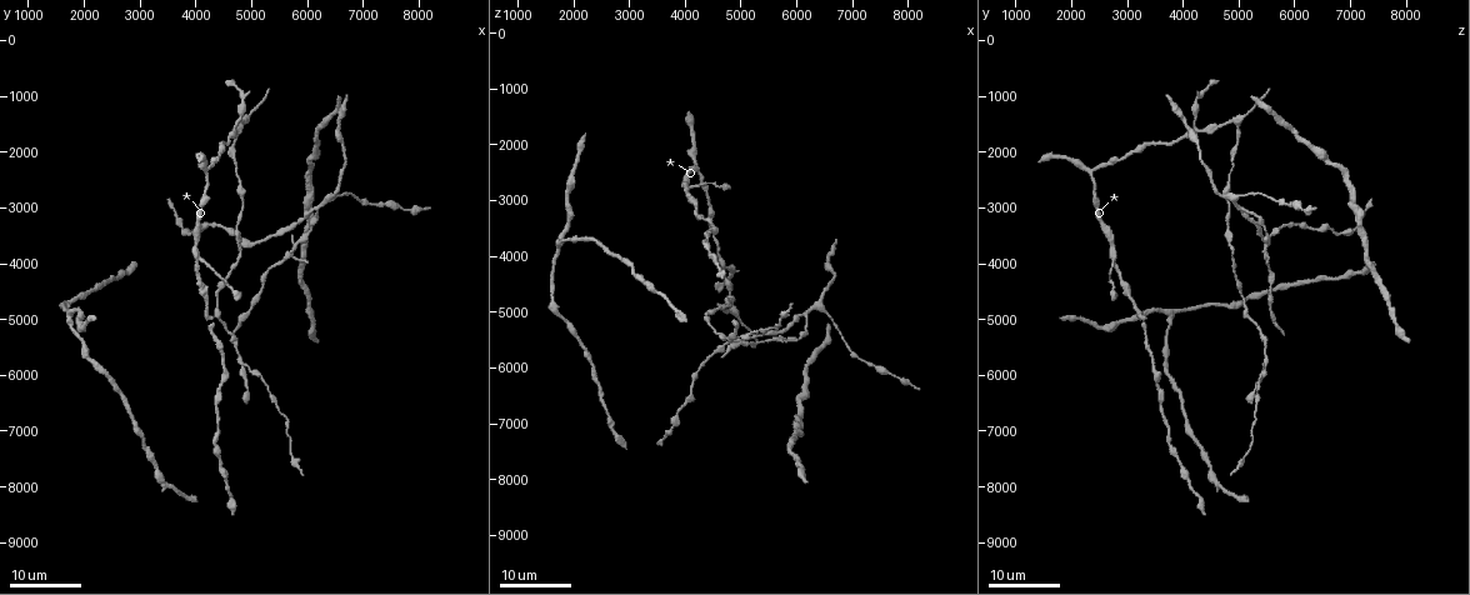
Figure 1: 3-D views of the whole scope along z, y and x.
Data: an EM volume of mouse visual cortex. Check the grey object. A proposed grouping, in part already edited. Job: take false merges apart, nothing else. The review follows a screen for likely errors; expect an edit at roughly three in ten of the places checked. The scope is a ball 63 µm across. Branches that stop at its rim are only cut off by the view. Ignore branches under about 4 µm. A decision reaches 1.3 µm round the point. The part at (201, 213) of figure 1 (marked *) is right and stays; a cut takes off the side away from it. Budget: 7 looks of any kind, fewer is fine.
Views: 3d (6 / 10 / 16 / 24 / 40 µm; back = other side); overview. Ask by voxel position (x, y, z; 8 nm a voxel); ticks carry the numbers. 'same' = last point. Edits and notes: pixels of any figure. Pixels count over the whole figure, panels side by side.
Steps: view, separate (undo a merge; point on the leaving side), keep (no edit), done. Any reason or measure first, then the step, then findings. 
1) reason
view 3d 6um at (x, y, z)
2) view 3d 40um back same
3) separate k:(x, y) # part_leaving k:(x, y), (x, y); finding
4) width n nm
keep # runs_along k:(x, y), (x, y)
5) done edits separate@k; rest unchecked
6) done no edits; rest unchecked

view 3d 24um at (4900, 5850, 5450)

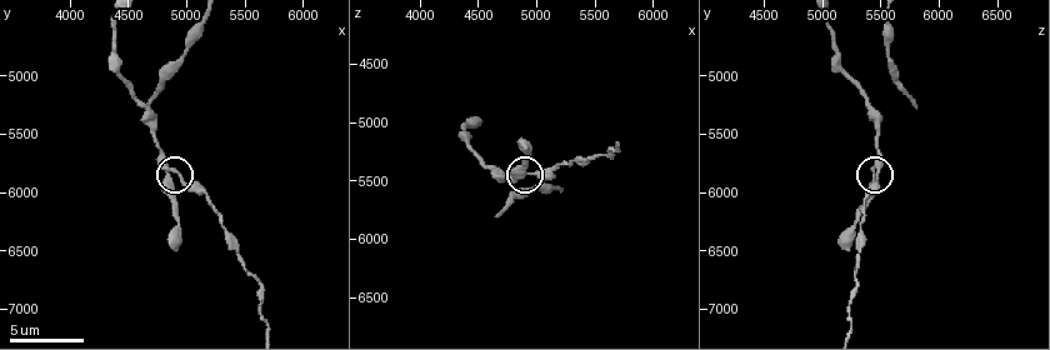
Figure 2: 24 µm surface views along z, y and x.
zoom in
view 3d 6um at (4880, 5820, 5460)

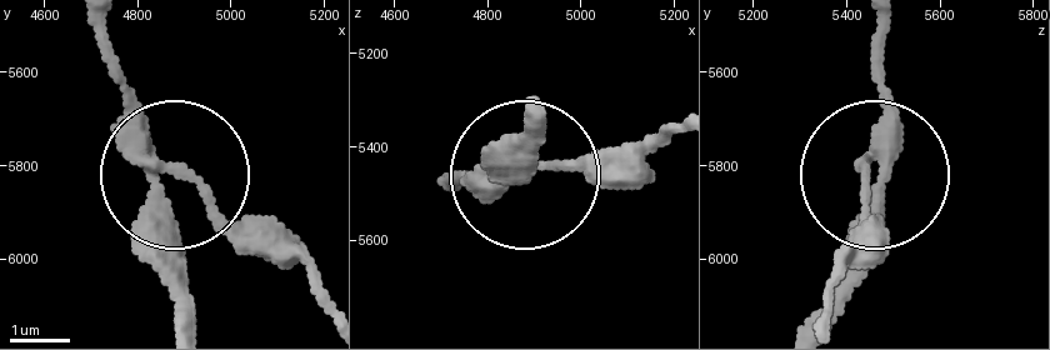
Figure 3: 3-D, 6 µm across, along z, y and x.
keep # continuous, no second neuron

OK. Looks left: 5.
calibre changes
view 3d 24um at (3850, 3500, 6750)

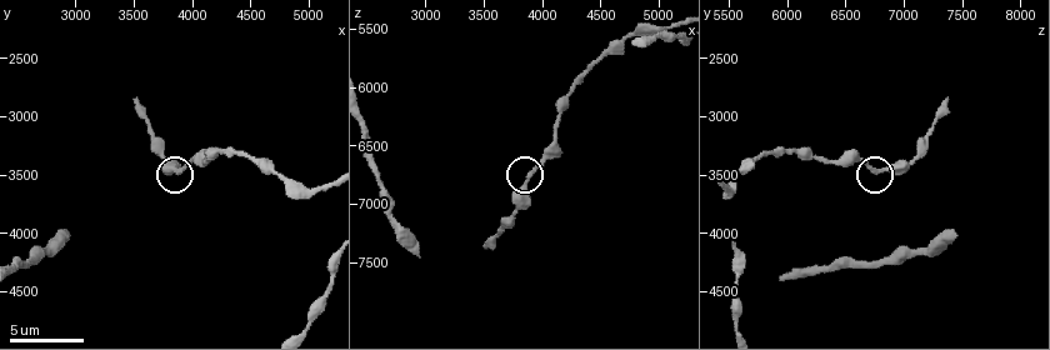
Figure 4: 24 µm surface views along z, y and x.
view 3d 10um at (3900, 3460, 6780)

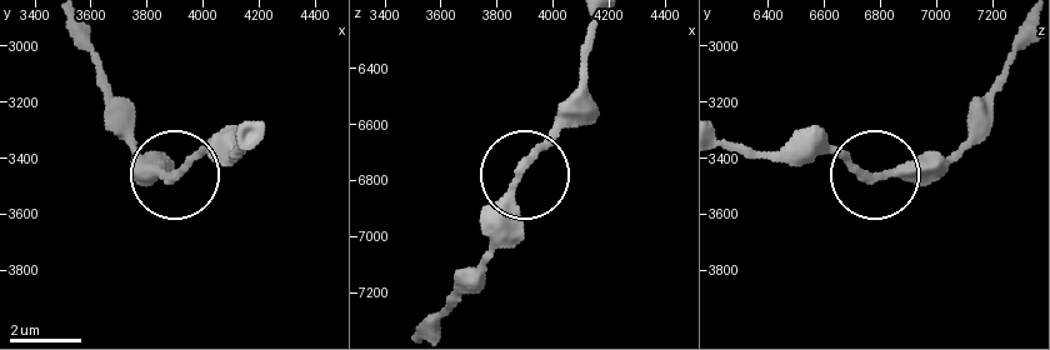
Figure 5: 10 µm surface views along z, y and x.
keep # all the same neuron

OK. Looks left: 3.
a fork
view 3d 16um at (4700, 1500, 4200)

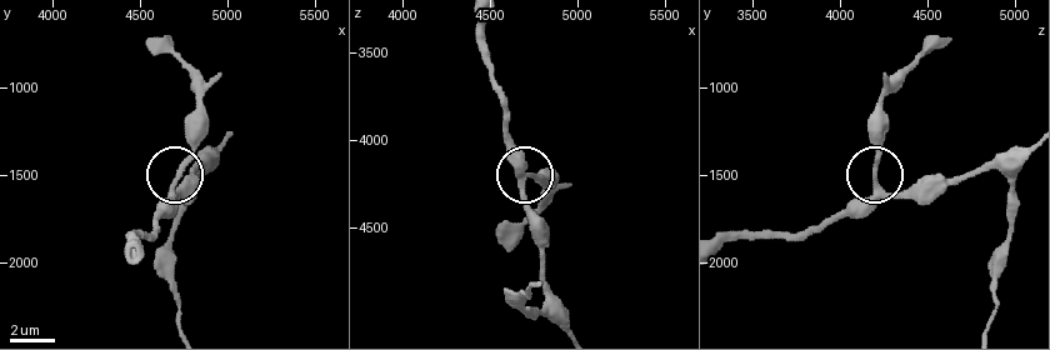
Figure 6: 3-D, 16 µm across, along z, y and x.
closer look
view 3d 10um at (4700, 1560, 4220)

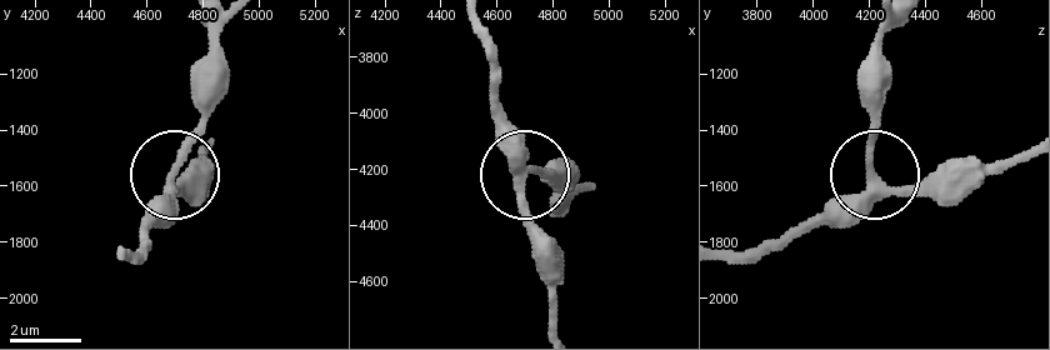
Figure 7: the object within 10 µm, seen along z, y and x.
arms 3
keep # runs_along 7:(725, 260), (779, 249), (869, 180), (869, 94); continuous, no second neuron

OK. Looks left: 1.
done no edits; rest unchecked

